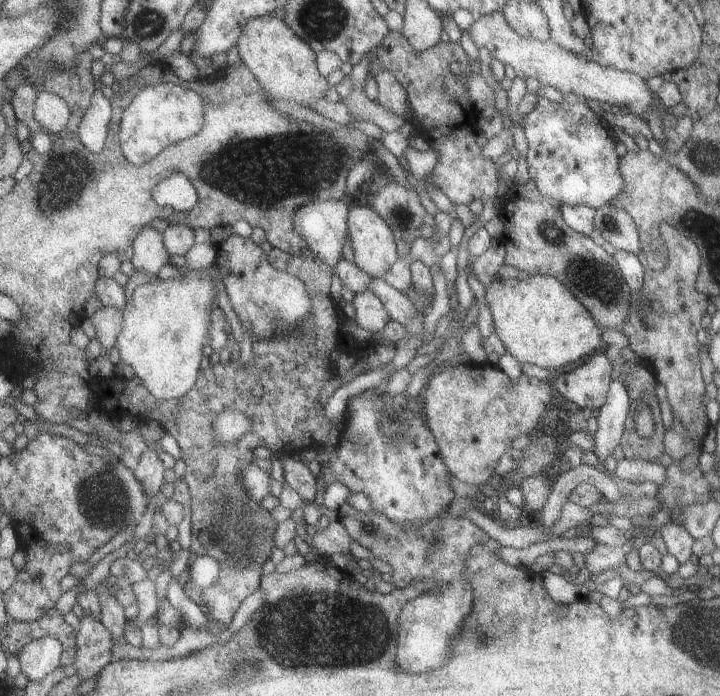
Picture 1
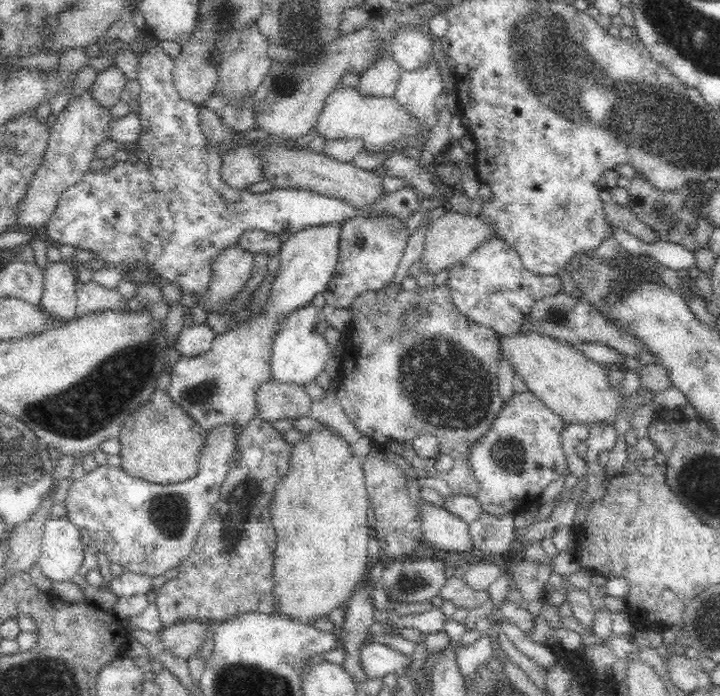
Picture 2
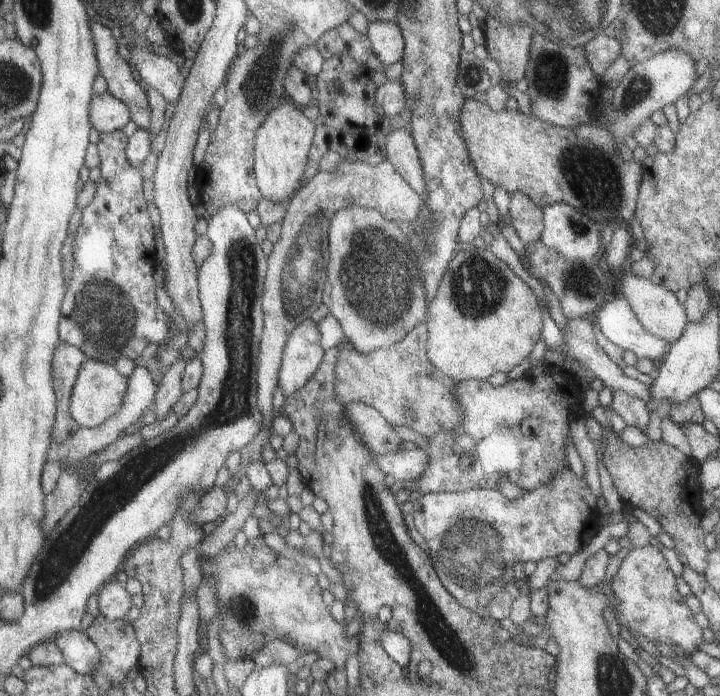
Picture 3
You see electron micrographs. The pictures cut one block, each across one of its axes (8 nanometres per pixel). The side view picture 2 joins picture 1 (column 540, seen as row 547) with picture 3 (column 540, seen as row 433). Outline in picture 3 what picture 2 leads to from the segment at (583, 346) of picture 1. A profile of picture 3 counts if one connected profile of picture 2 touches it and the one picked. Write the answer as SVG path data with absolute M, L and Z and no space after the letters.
M470 244L465 250L454 254L447 264L447 272L443 274L435 296L426 302L426 306L426 360L430 366L455 383L467 380L485 381L496 372L509 373L528 356L540 338L542 317L536 297L529 286L498 260L488 247L476 248Z

